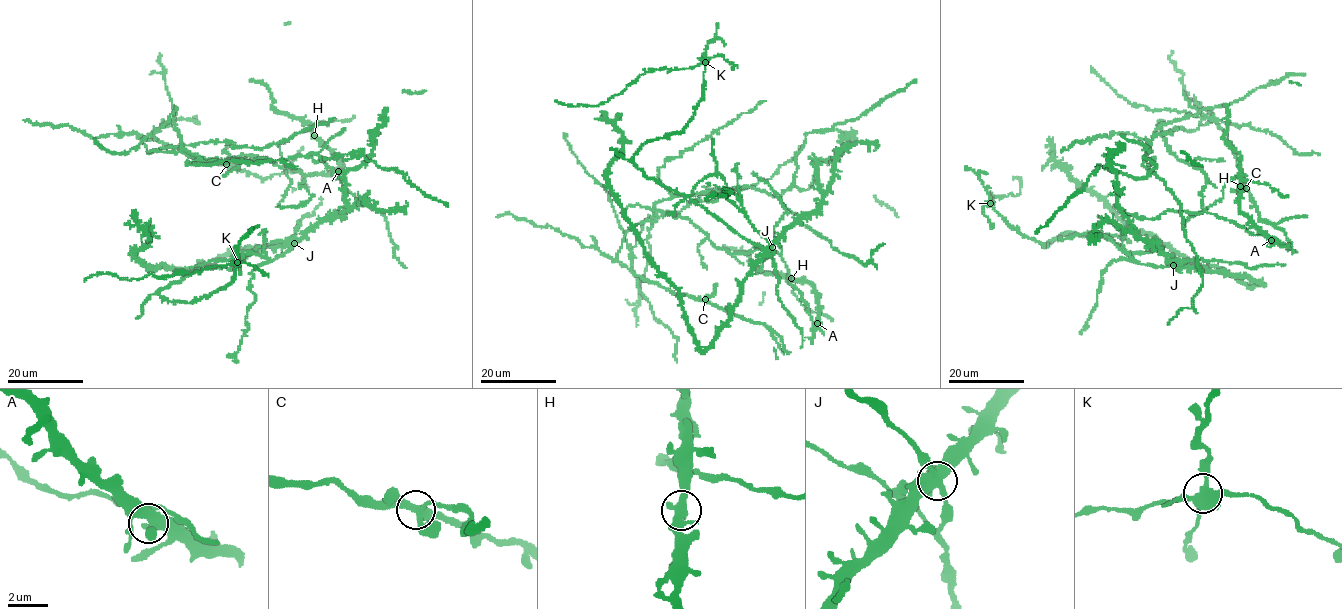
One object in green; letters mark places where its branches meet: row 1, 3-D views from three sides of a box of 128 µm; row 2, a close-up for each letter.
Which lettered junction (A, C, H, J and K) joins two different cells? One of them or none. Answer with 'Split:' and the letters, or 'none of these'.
Split: K

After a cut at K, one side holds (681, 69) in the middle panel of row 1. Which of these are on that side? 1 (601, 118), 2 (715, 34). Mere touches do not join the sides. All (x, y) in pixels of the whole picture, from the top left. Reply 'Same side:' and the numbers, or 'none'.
Same side: none

